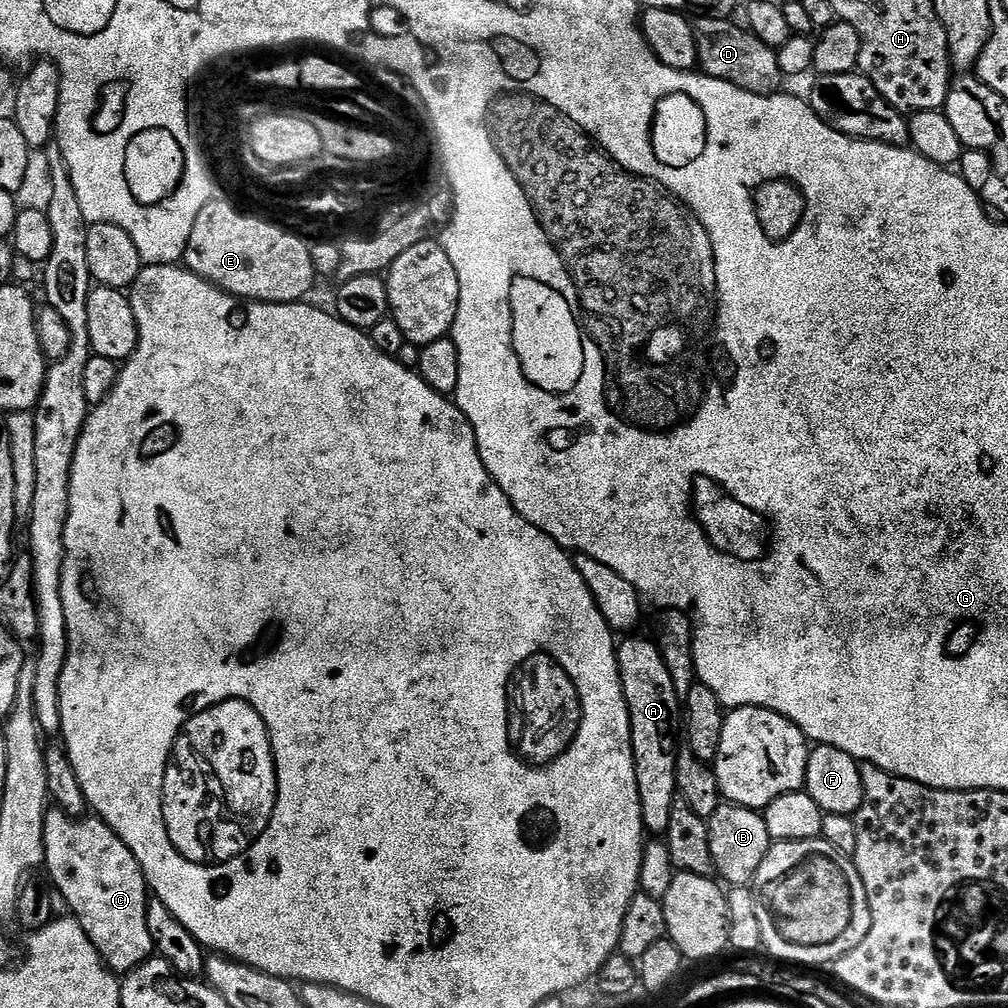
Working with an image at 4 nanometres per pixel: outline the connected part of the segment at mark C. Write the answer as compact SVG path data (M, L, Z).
M59 810L45 815L43 867L48 868L51 887L58 896L60 891L72 911L69 913L86 930L106 967L117 974L127 974L154 952L146 926L150 889L130 846L106 822L88 819L67 816Z

